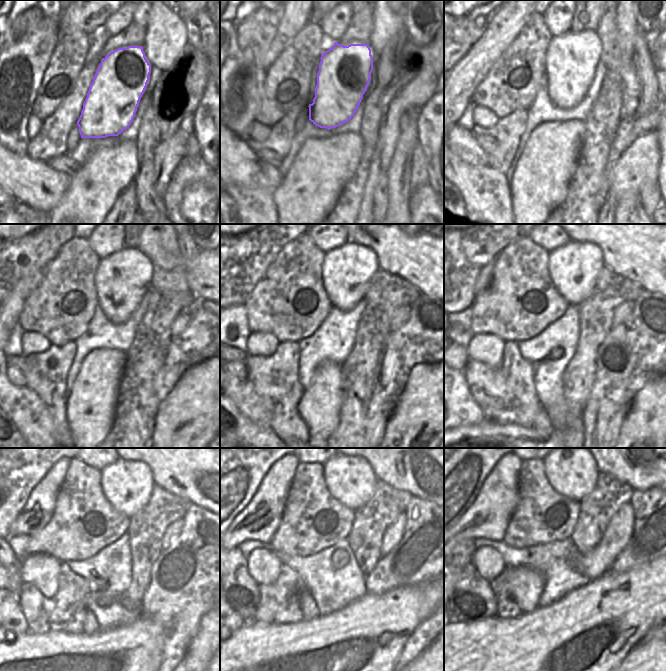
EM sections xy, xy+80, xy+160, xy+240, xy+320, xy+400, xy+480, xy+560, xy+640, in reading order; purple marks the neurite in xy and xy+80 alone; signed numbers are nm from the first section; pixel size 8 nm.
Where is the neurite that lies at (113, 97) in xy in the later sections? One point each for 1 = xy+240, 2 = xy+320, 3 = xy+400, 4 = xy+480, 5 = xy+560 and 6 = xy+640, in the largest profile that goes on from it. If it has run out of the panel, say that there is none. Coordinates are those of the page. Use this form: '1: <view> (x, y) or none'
1: xy+240 (122, 279)
2: xy+320 (347, 271)
3: xy+400 (574, 268)
4: xy+480 (127, 485)
5: xy+560 (351, 480)
6: xy+640 (570, 468)

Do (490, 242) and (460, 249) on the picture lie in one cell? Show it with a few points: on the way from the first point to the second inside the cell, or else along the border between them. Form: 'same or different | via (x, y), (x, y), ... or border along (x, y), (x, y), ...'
same | via (483, 242), (467, 249)

